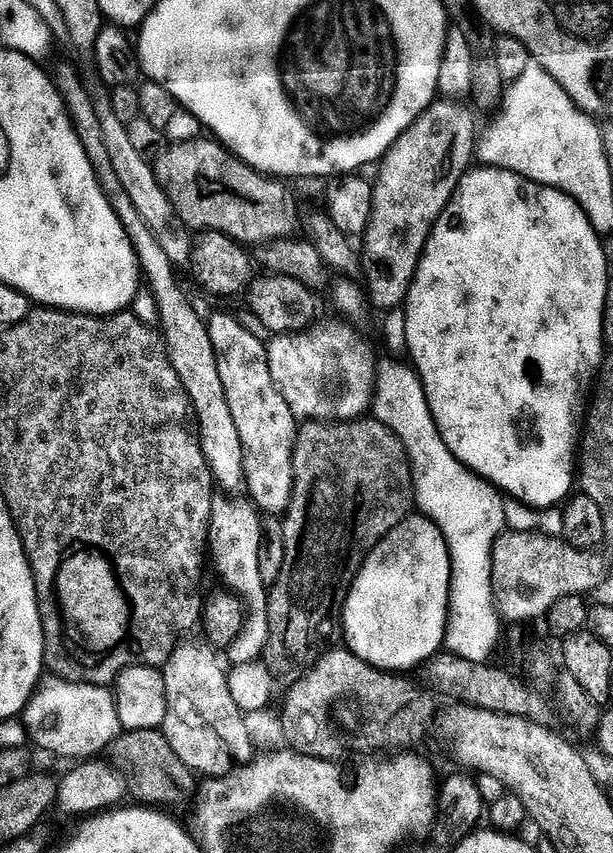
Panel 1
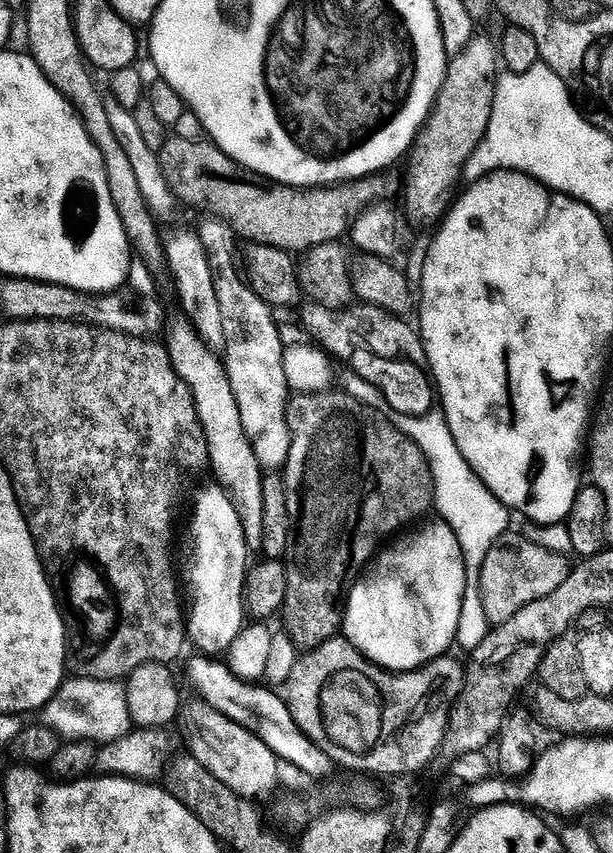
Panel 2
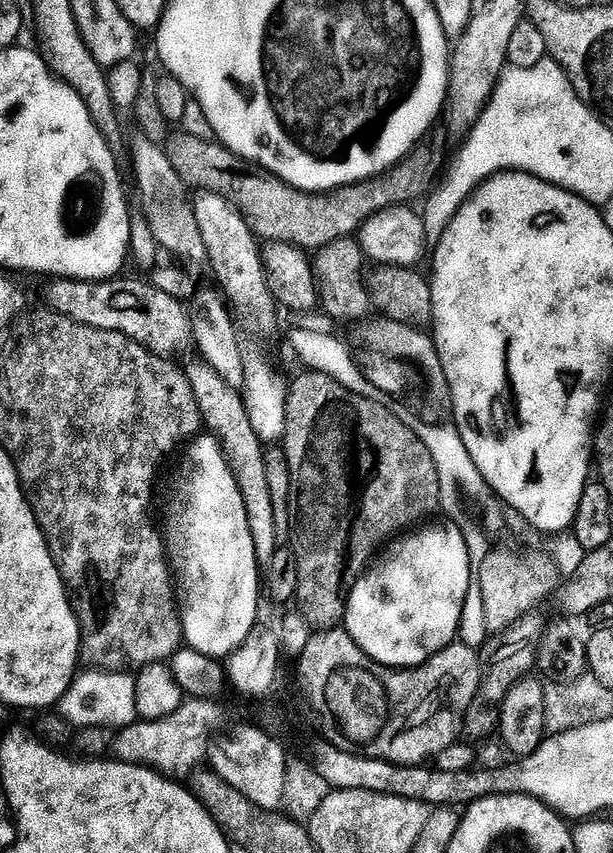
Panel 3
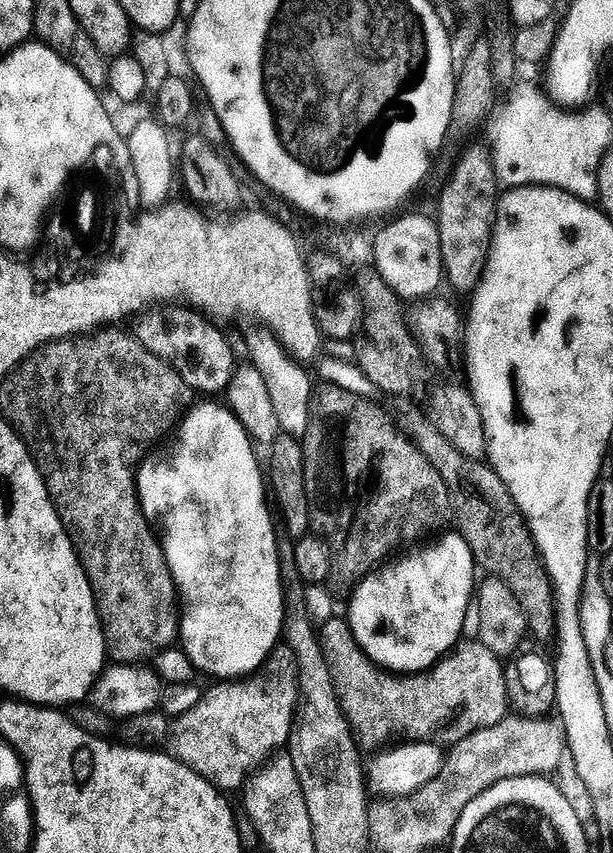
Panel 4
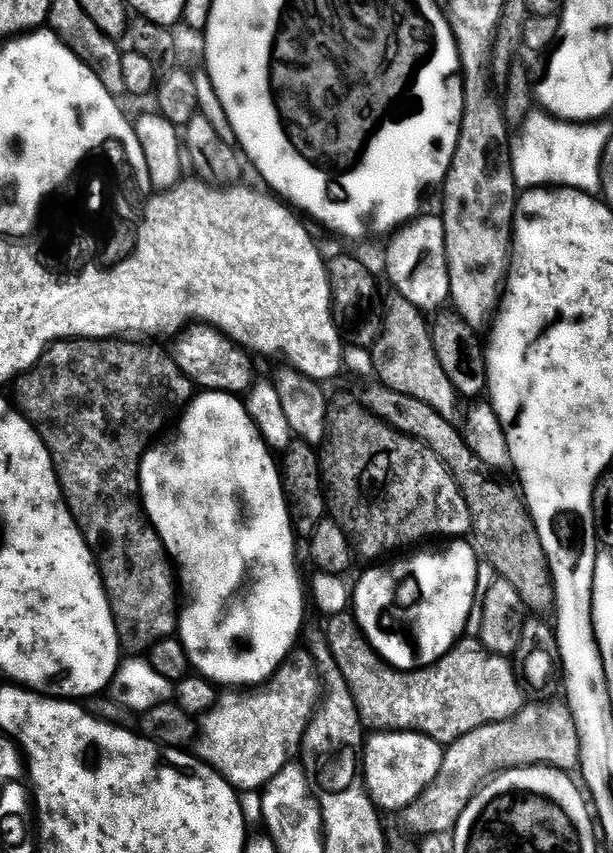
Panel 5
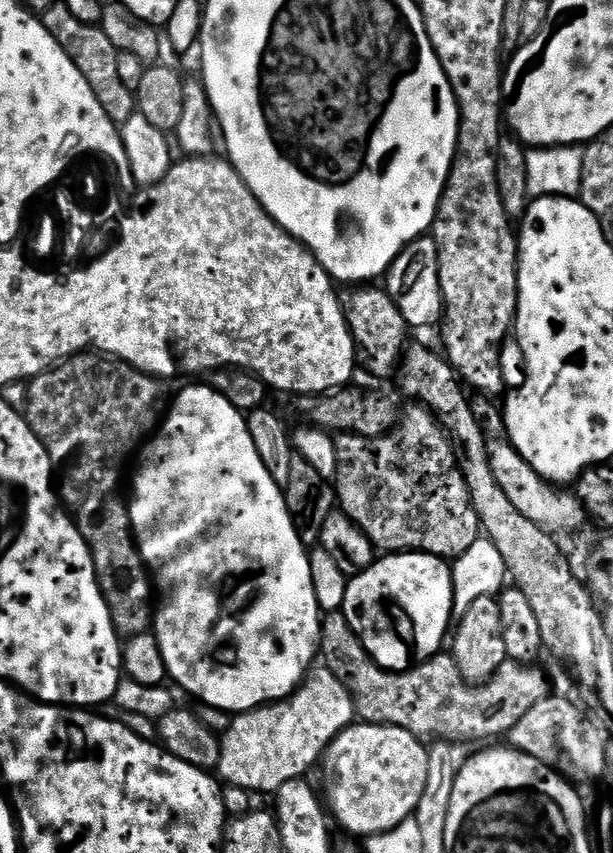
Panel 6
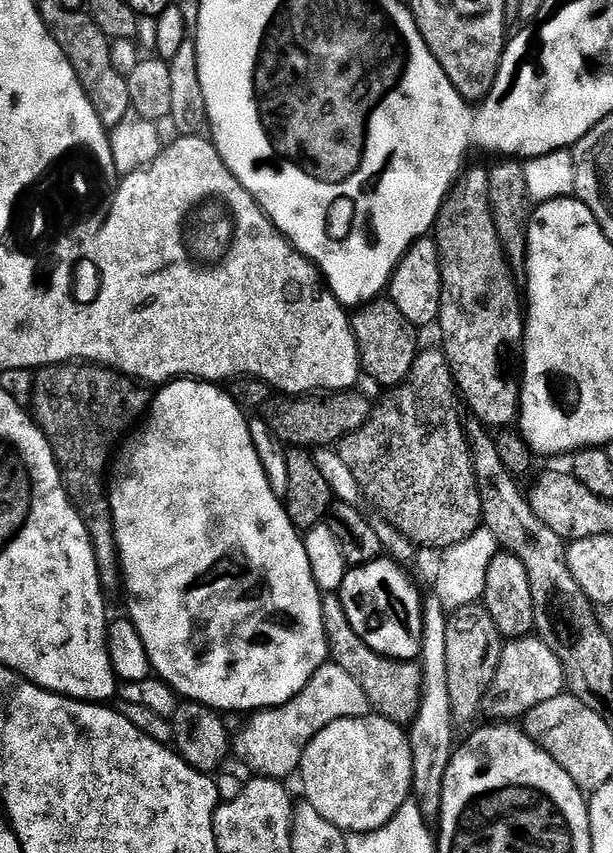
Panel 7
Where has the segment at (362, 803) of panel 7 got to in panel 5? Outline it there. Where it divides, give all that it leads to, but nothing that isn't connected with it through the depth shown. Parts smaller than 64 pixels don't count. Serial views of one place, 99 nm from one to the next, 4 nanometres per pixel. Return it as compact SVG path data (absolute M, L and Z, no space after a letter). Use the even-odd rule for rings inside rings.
M376 732L369 735L362 744L362 784L373 805L396 813L407 808L440 775L444 749L445 745L417 732Z

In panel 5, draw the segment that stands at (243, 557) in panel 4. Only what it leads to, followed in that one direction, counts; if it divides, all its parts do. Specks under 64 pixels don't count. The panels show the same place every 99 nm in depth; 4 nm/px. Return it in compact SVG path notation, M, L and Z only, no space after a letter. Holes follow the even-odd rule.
M204 390L199 394L191 397L190 403L183 409L184 417L180 420L180 425L176 428L176 437L173 440L168 440L165 444L156 442L149 447L148 451L144 453L144 457L140 460L140 499L142 501L142 511L152 529L153 532L160 539L160 543L164 547L164 551L171 563L178 569L178 588L182 593L182 607L178 612L178 639L181 647L184 648L184 652L188 656L188 663L193 669L204 679L211 681L217 686L223 686L223 684L252 684L248 686L260 686L265 682L272 679L276 675L277 670L280 669L281 664L285 663L293 655L296 643L301 643L302 633L304 628L304 600L306 604L306 584L303 580L300 581L300 568L296 565L296 543L298 543L298 537L292 530L292 516L288 513L288 500L284 496L284 481L282 479L281 469L278 467L278 460L275 455L270 451L268 445L265 444L263 438L260 436L260 432L256 427L254 421L252 421L251 414L248 413L245 401L241 399L239 395L232 395L227 391L209 391Z

